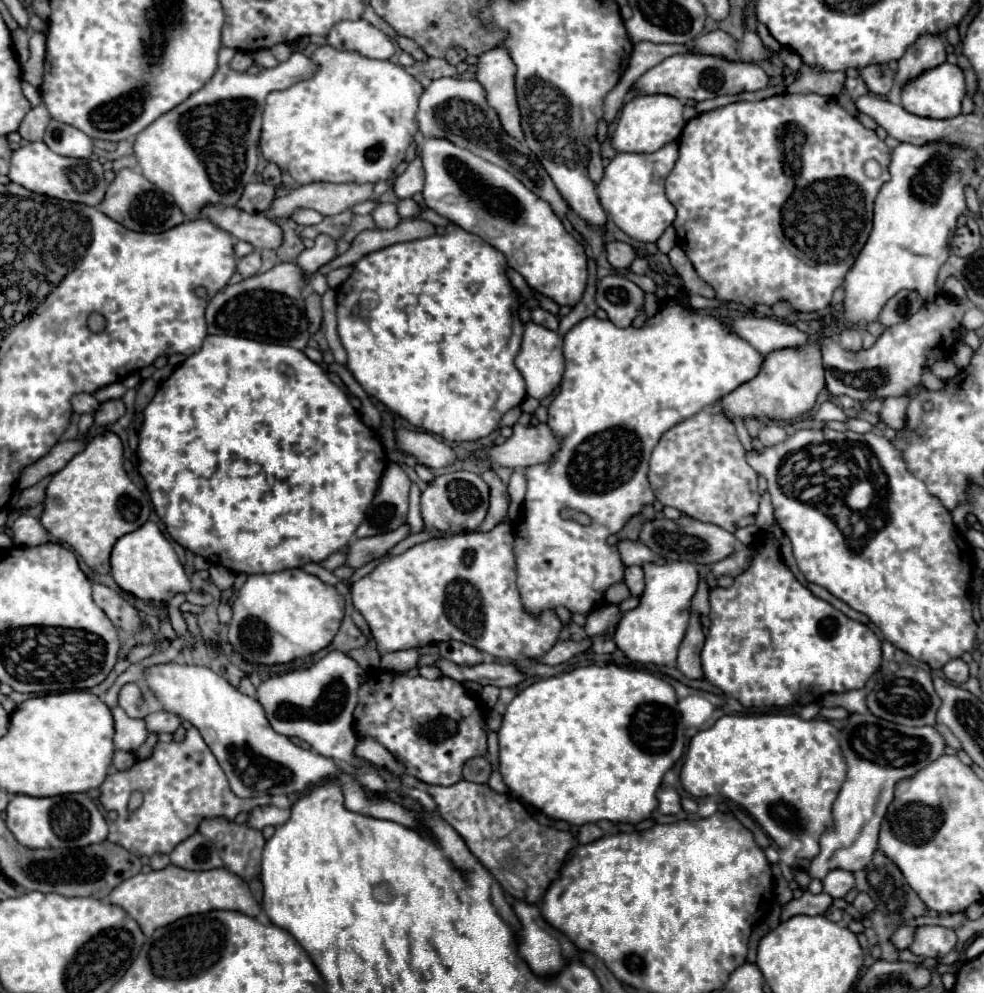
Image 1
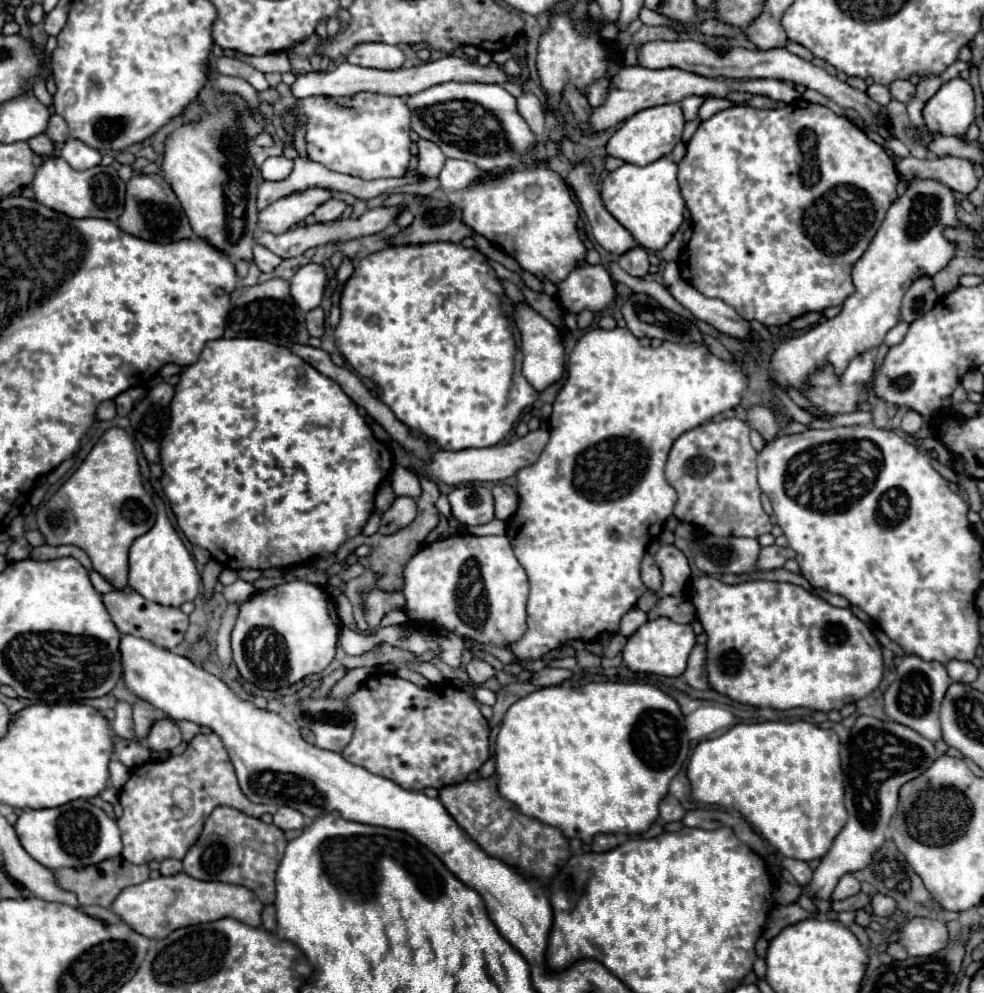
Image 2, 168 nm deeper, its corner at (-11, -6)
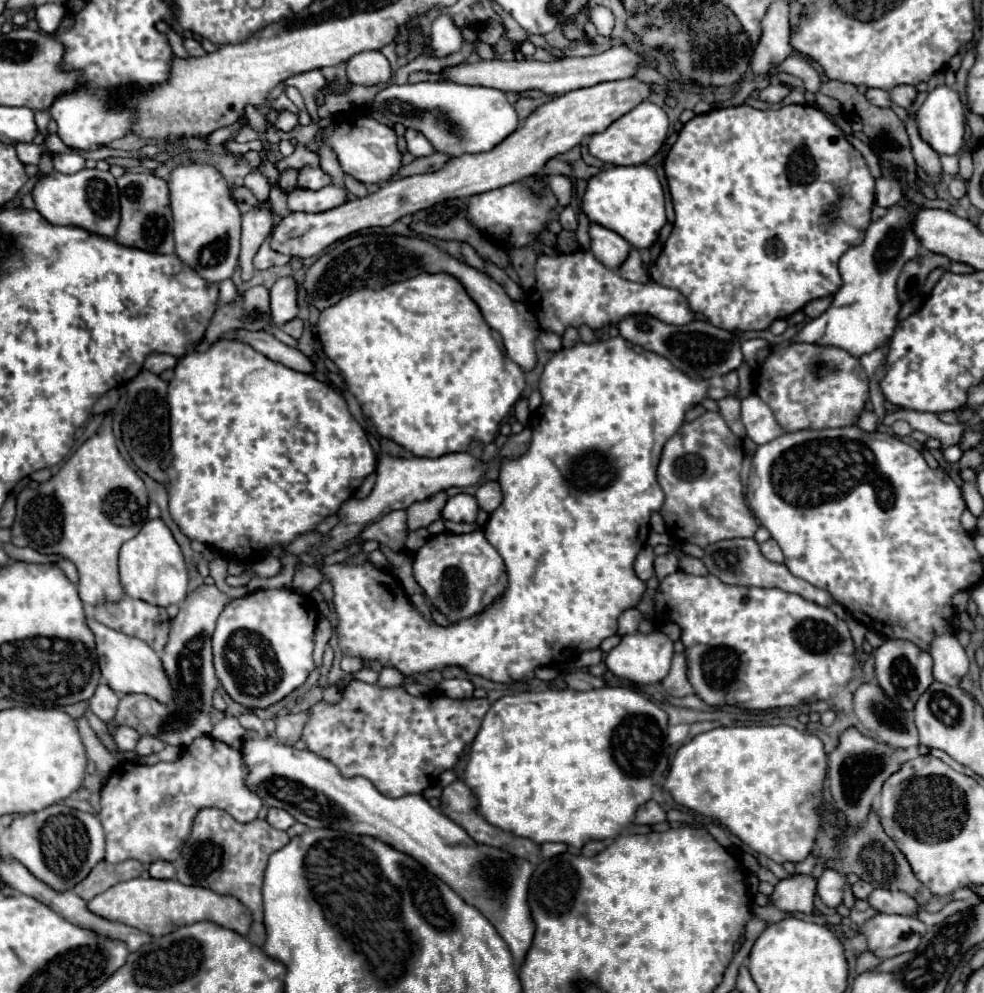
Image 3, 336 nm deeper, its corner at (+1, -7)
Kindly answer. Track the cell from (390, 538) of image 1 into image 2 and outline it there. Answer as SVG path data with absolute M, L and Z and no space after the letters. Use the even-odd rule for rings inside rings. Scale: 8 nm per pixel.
M422 478L422 496L420 496L420 500L418 500L418 516L416 516L416 520L414 520L410 526L398 530L396 534L390 534L390 536L374 534L374 536L370 536L370 538L364 540L366 544L374 546L374 552L368 556L368 562L370 562L372 572L374 572L374 574L380 574L380 578L376 580L376 586L378 586L380 590L394 592L394 590L402 588L402 572L404 572L406 562L424 546L426 536L428 536L428 534L438 526L438 522L440 522L440 514L438 514L436 502L434 502L434 500L438 500L438 496L440 496L438 486L436 486L432 480Z

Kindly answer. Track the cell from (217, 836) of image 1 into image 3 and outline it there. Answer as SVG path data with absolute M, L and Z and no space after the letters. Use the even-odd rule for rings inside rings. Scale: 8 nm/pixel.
M202 809L186 841L182 855L174 861L176 879L184 885L198 885L216 893L234 895L242 901L256 921L262 921L262 879L268 857L282 849L290 837L286 831L270 827L266 821L254 819L250 823L238 823L222 809Z

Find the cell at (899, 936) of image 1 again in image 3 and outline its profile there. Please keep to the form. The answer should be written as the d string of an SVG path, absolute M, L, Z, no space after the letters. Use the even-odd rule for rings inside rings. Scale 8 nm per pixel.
M864 951L860 957L858 957L858 963L856 963L856 971L858 973L864 973L864 971L872 971L882 959L878 959L876 955L870 955L870 951Z

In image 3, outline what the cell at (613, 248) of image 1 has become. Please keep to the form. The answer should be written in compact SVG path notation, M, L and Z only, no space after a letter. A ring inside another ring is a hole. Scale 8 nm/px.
M638 249L630 251L630 255L626 257L626 261L618 267L618 275L622 275L628 281L636 281L636 283L646 283L648 281L648 275L646 275L646 271L642 267Z

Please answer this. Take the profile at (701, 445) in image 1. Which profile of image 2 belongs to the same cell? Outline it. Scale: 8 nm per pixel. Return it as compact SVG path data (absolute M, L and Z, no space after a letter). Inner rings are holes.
M738 418L708 422L684 432L672 446L666 462L666 480L678 492L674 516L692 526L704 528L712 536L750 536L758 538L772 530L772 522L760 504L760 486L756 480L756 450L750 444L750 428Z

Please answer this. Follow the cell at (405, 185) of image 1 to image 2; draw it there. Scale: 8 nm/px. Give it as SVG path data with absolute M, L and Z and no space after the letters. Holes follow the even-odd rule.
M420 138L418 140L418 174L422 176L438 176L442 166L444 166L444 160L446 156L442 154L442 150L430 142L430 140L424 140Z

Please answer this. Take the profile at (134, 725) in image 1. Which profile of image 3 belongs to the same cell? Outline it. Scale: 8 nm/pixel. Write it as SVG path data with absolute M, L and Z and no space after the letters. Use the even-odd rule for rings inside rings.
M98 685L94 697L90 699L92 713L98 715L104 723L112 723L116 707L118 707L118 695L108 685Z

